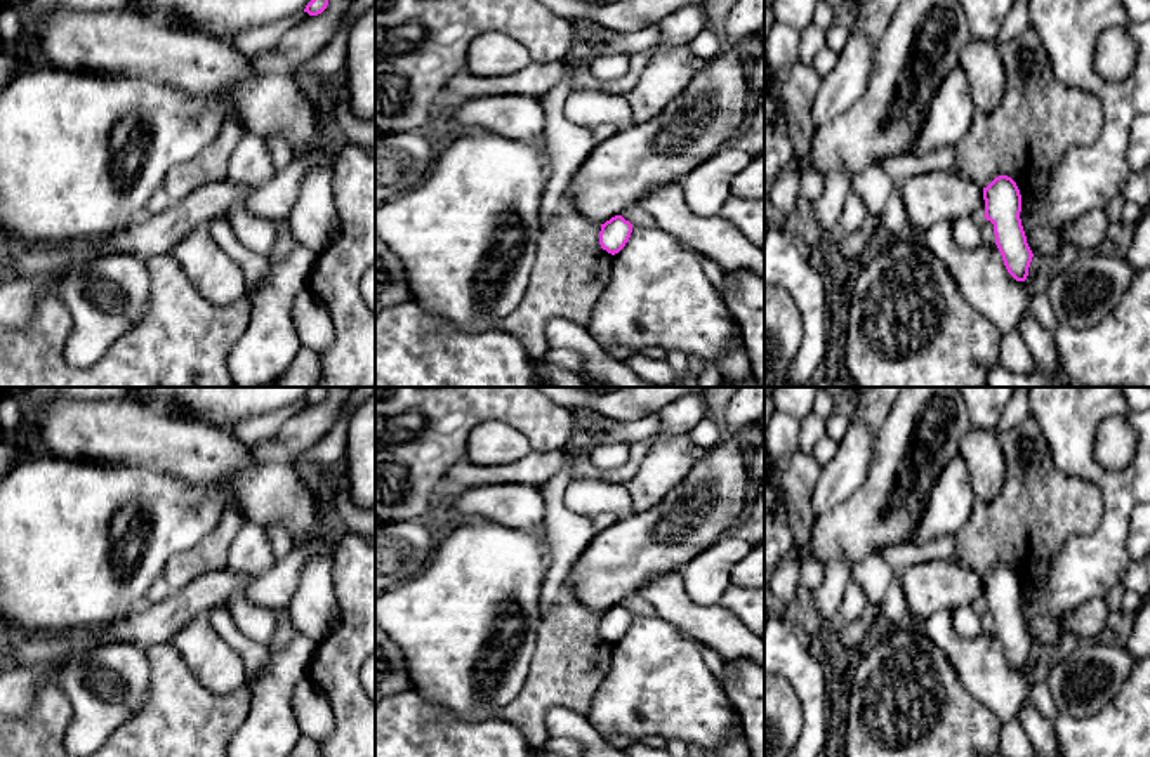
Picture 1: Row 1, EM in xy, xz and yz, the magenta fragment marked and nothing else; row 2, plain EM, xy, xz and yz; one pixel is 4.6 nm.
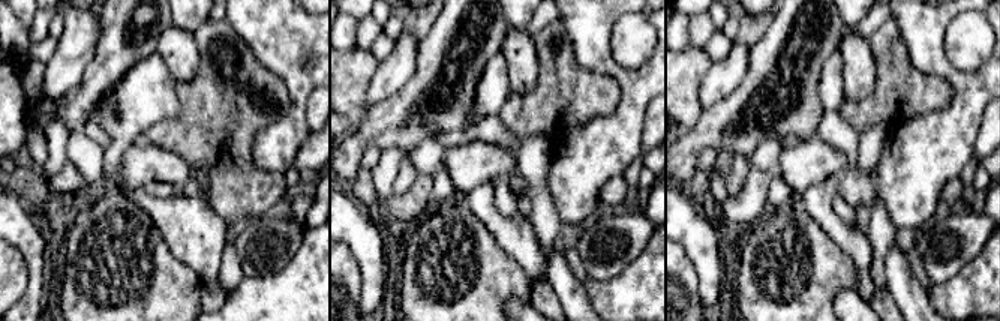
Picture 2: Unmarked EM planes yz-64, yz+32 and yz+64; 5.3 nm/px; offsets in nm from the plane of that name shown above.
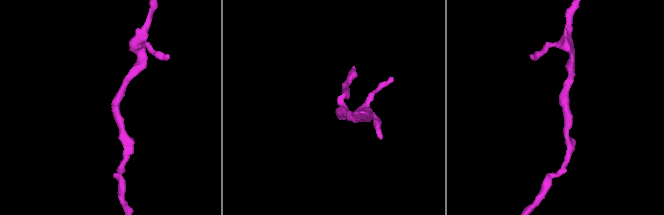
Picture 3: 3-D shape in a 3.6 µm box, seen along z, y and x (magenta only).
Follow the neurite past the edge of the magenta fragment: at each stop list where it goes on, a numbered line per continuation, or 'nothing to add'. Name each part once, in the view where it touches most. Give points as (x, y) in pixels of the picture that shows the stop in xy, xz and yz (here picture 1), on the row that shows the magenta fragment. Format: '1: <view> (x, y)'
nothing to add

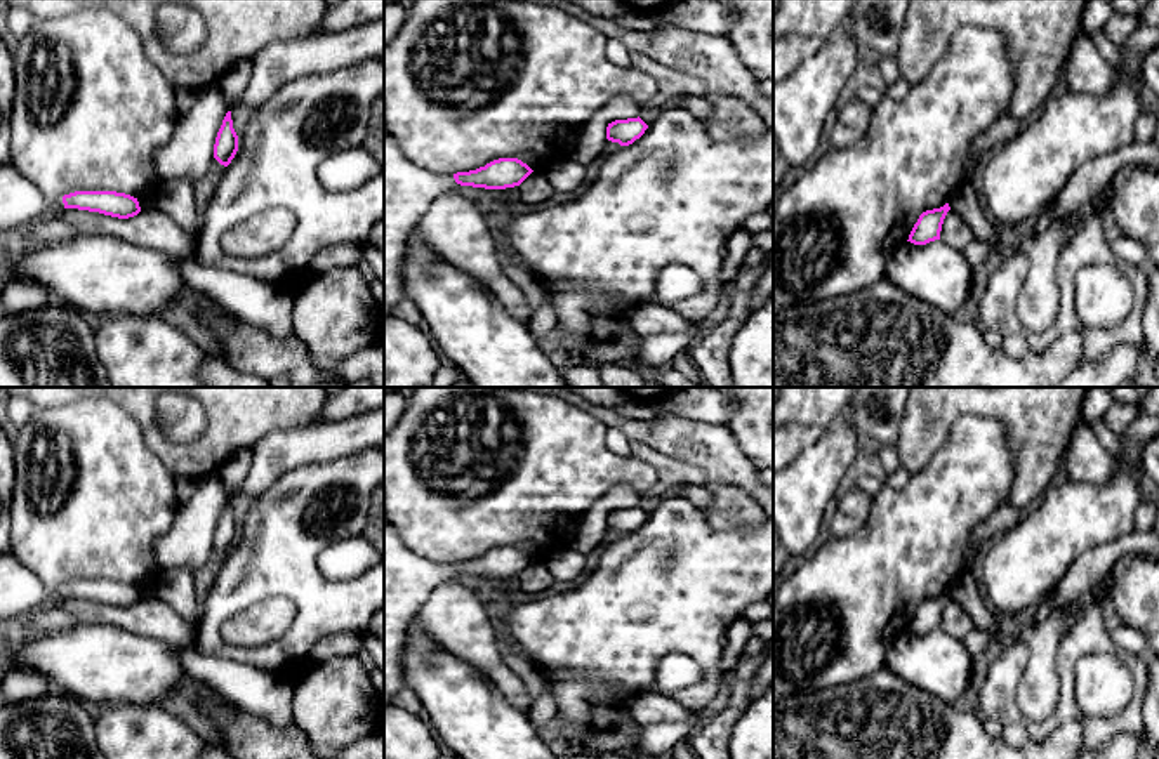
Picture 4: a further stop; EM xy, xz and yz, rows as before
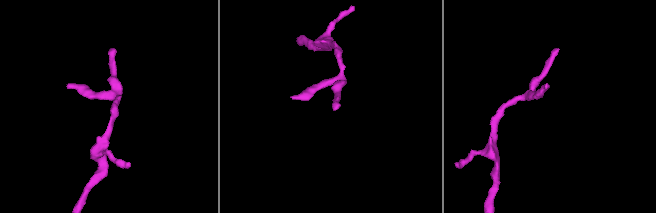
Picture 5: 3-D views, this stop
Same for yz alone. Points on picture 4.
nothing to add

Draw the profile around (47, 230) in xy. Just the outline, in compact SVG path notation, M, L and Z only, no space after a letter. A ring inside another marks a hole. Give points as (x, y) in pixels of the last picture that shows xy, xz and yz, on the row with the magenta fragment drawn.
M45 215L19 229L19 236L26 236L30 241L35 243L35 247L43 247L43 245L68 241L76 234L63 221L52 215Z

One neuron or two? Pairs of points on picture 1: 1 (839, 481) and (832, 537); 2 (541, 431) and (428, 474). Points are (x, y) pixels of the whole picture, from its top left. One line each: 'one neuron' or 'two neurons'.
1: two neurons
2: one neuron

